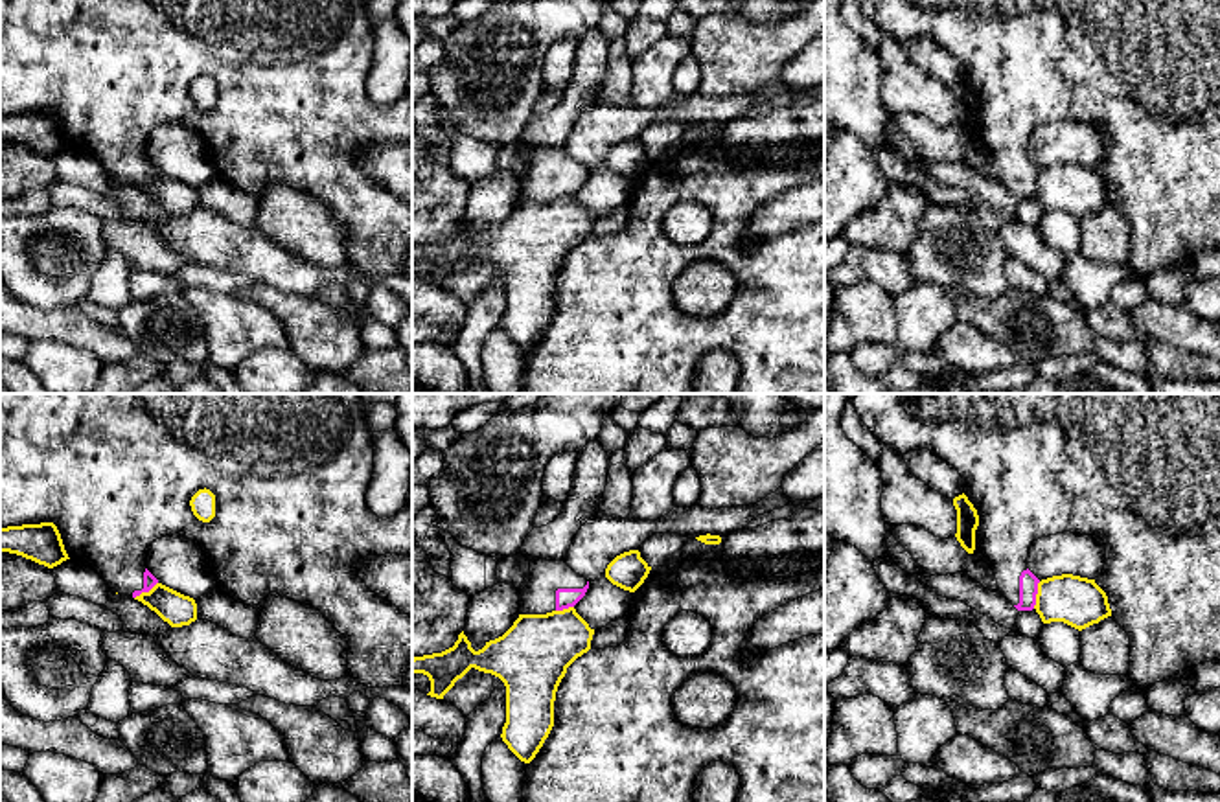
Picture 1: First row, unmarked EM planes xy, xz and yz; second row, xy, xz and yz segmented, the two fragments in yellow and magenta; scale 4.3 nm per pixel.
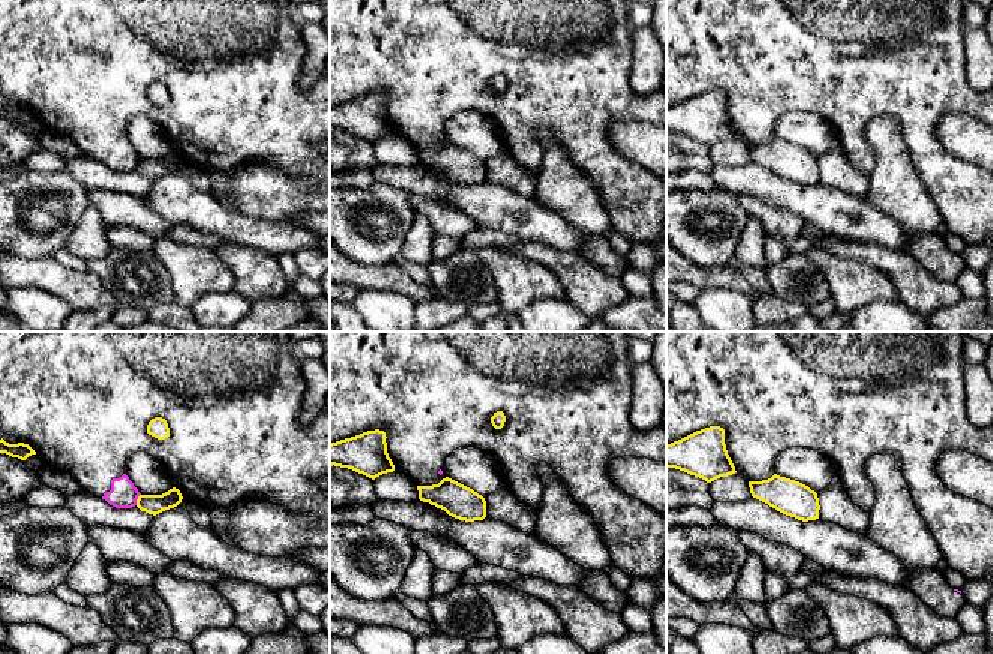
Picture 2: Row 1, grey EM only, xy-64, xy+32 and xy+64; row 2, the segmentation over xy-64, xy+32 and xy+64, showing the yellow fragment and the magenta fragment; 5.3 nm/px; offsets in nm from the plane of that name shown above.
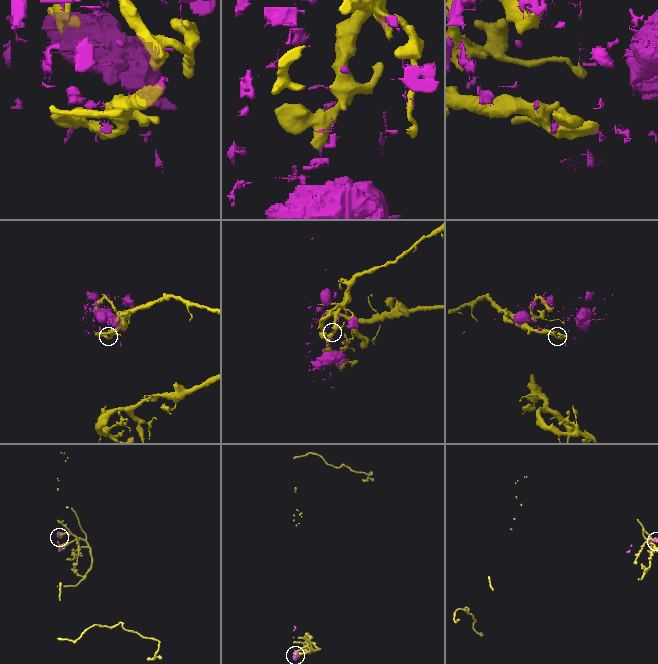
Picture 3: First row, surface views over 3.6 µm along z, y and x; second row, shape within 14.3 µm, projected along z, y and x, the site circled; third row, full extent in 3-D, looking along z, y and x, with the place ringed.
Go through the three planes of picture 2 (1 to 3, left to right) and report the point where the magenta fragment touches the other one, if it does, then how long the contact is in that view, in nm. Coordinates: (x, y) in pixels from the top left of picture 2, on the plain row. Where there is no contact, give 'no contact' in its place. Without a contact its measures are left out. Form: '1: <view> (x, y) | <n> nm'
1: xy-64 (137, 164) | 70 nm
2: no contact
3: no contact

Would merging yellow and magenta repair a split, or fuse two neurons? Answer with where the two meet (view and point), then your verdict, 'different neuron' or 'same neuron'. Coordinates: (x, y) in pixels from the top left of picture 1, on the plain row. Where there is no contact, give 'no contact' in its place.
yz (1036, 183) | different neuron

